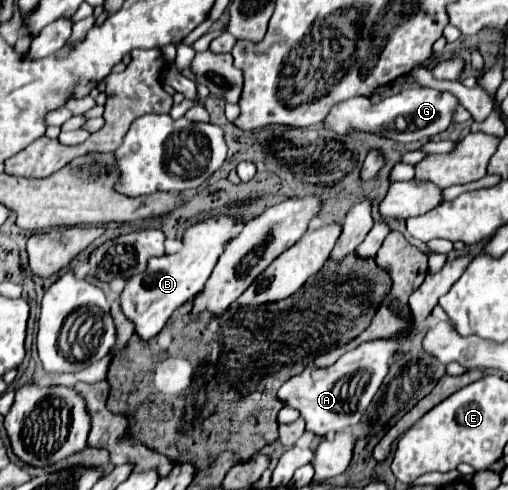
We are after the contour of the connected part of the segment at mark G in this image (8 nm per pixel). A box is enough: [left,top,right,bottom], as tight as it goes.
[324,86,458,144]

